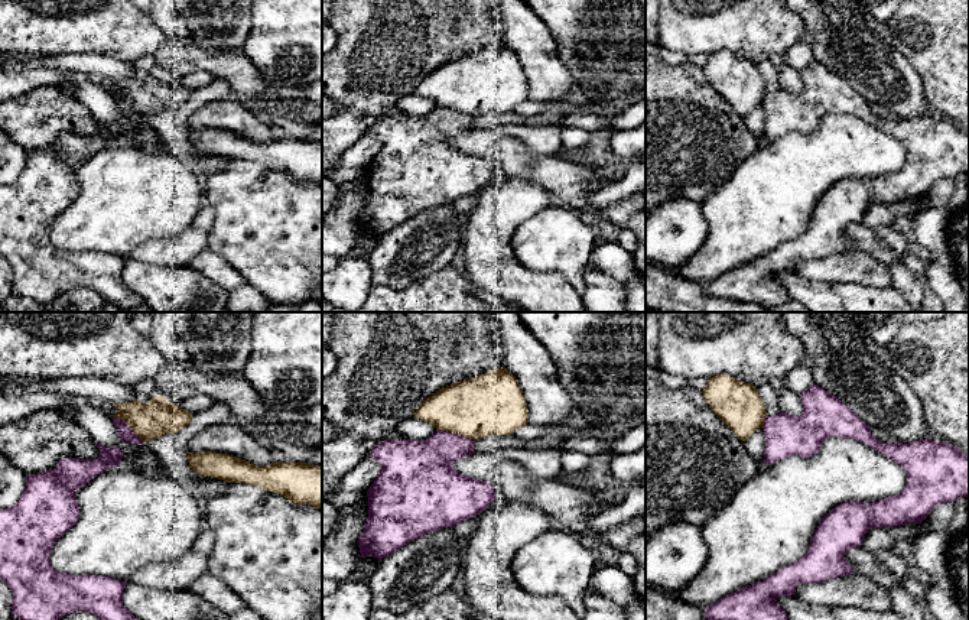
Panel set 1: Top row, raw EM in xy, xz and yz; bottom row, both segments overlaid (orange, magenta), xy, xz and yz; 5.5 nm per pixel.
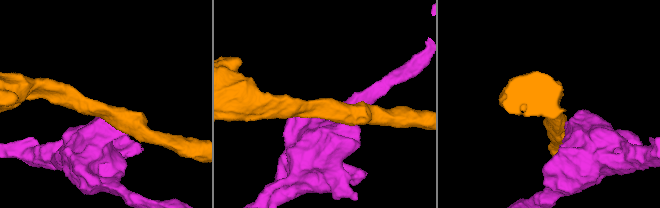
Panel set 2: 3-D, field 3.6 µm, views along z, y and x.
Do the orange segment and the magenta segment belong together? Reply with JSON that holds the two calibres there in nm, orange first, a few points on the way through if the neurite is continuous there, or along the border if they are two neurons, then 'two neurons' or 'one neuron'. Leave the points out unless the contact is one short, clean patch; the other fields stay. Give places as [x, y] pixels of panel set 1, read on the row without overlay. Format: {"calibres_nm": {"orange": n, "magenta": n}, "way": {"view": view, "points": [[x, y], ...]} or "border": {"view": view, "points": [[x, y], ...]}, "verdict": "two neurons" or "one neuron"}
{"calibres_nm": {"orange": 340, "magenta": 300}, "border": {"view": "xz", "points": [[436, 106], [461, 110], [472, 116]]}, "verdict": "two neurons"}

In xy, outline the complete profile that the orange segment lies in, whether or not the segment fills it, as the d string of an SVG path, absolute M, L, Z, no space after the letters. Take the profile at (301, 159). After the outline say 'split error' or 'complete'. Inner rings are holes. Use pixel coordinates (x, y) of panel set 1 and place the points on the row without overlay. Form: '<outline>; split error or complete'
M217 129L191 130L189 143L195 150L228 159L253 160L284 172L296 182L312 181L322 185L322 142L306 139L271 139L257 143L245 136Z; complete

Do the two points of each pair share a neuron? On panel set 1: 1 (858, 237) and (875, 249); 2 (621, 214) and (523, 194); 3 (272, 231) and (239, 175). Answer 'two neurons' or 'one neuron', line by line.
1: one neuron
2: two neurons
3: one neuron

